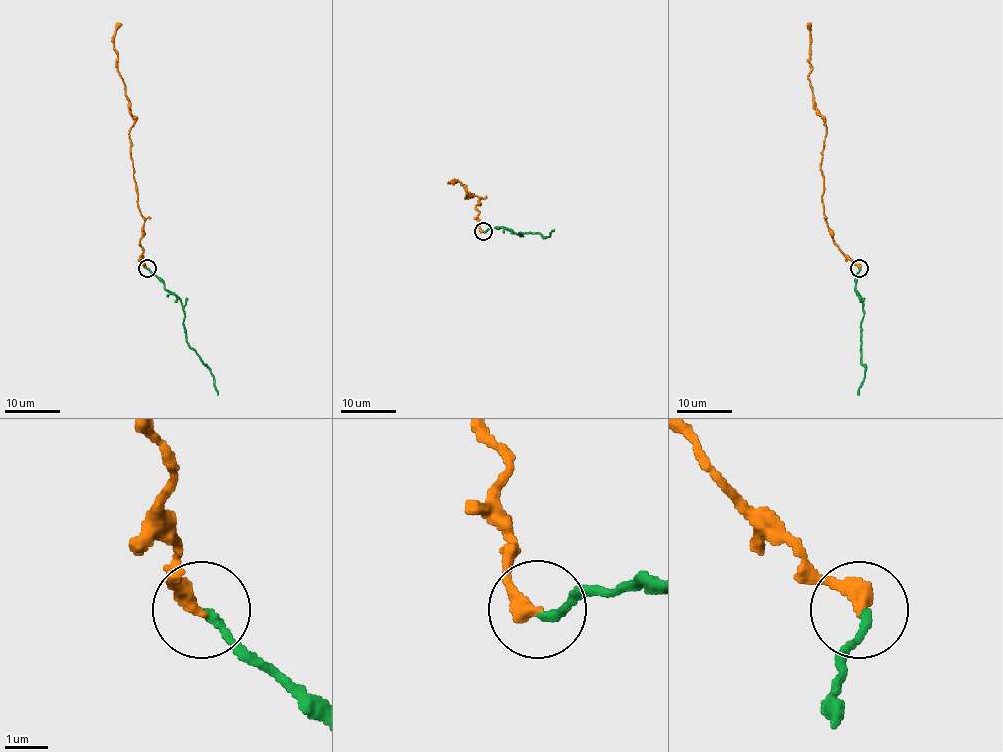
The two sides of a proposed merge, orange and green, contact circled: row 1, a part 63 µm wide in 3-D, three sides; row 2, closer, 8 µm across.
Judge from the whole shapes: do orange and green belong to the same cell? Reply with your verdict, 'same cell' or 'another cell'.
same cell

